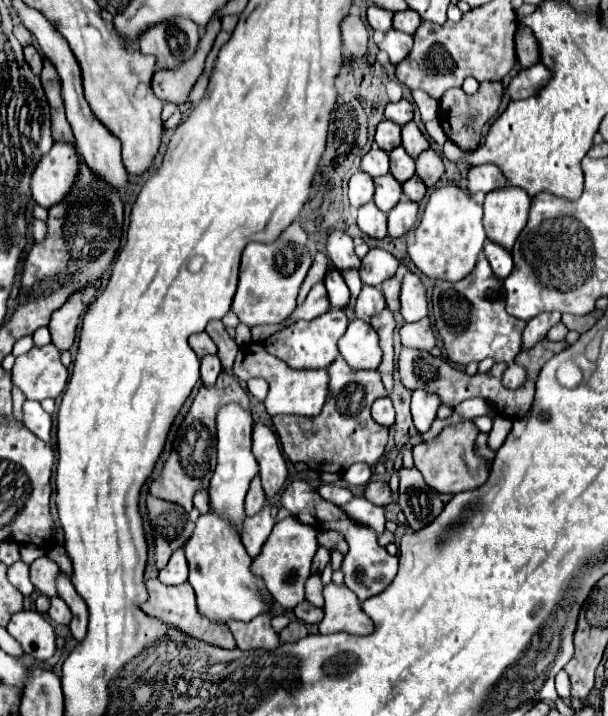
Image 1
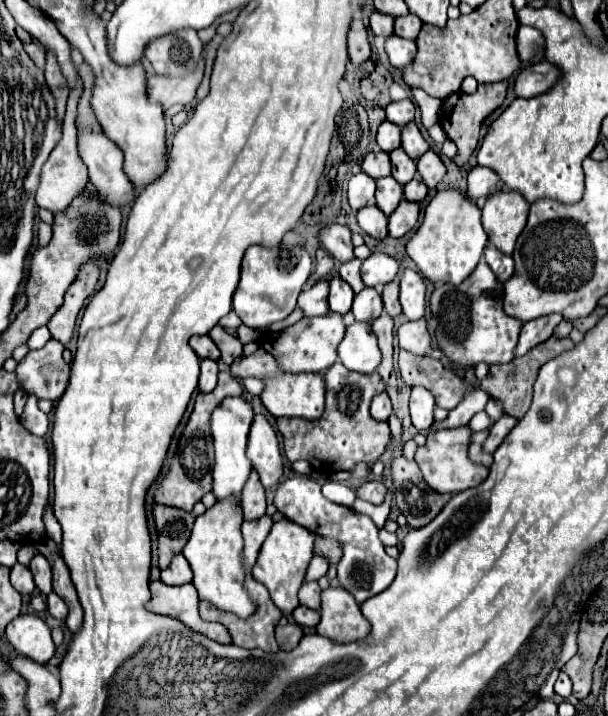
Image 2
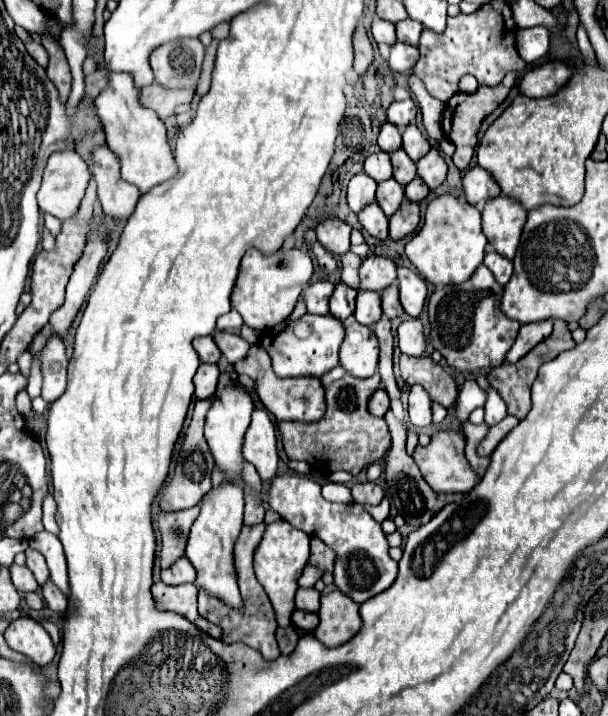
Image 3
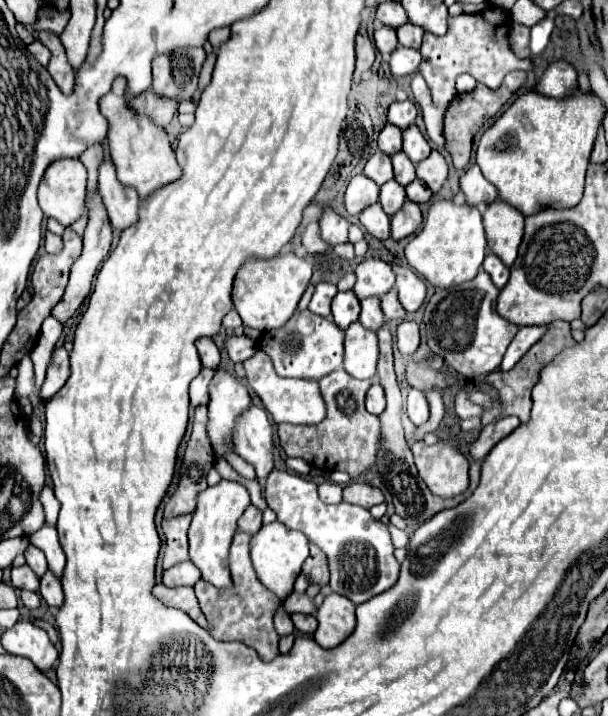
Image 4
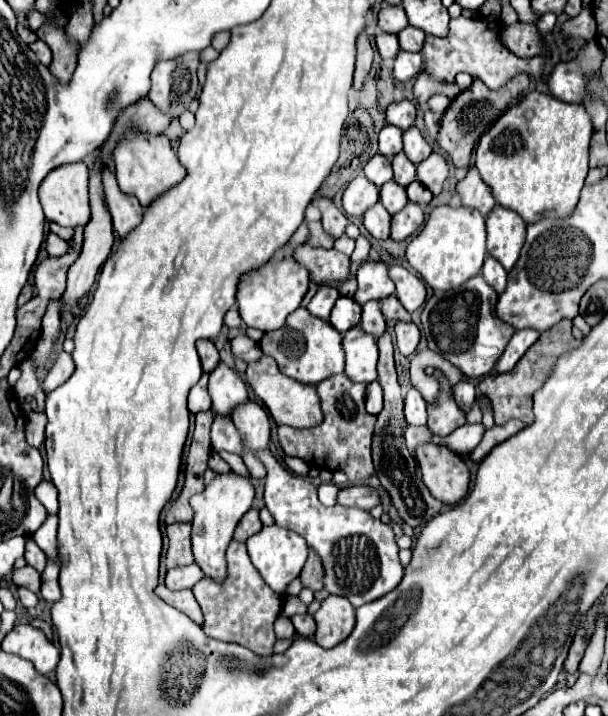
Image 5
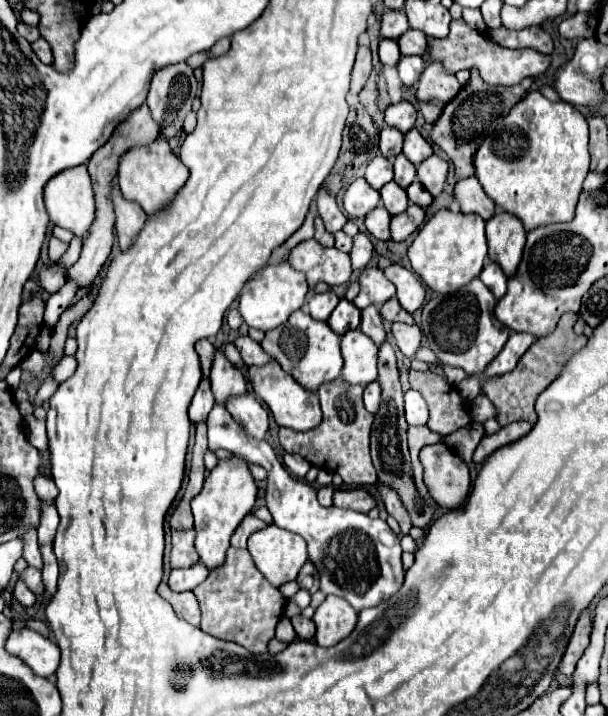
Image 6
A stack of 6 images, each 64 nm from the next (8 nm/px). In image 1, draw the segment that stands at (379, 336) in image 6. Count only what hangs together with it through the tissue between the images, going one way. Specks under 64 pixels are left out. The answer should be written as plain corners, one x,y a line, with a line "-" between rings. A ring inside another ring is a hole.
364,284
362,292
356,300
356,316
358,318
370,318
370,316
382,312
384,308
386,308
386,300
384,300
382,290
376,286

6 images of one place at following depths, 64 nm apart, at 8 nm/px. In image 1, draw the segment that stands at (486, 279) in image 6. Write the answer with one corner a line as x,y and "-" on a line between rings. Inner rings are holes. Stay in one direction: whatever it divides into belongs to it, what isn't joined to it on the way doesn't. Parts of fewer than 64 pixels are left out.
486,240
484,254
486,254
494,274
504,280
510,274
510,270
512,270
512,254
506,248
502,248
500,244
492,242
492,240

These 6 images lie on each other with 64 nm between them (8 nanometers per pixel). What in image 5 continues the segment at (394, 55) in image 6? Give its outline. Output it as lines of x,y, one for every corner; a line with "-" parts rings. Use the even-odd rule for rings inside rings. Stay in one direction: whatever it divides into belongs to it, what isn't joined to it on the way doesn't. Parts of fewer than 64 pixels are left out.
378,32
376,34
376,46
378,46
378,52
384,60
392,60
396,58
396,52
398,52
398,36
396,34
388,34
388,32

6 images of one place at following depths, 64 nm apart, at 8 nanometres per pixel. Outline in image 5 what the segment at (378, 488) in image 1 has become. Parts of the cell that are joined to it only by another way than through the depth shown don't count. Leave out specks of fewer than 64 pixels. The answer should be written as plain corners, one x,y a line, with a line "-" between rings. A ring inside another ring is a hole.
356,484
356,486
342,488
338,492
338,504
342,504
342,506
358,506
358,508
364,508
364,510
372,510
376,504
380,504
380,494
374,488
370,488
370,486

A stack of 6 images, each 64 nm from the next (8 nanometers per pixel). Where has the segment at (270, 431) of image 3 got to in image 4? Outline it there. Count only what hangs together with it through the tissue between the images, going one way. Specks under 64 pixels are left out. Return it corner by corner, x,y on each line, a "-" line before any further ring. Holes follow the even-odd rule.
252,406
248,416
240,420
236,454
254,466
258,478
266,478
274,470
274,430
266,410

